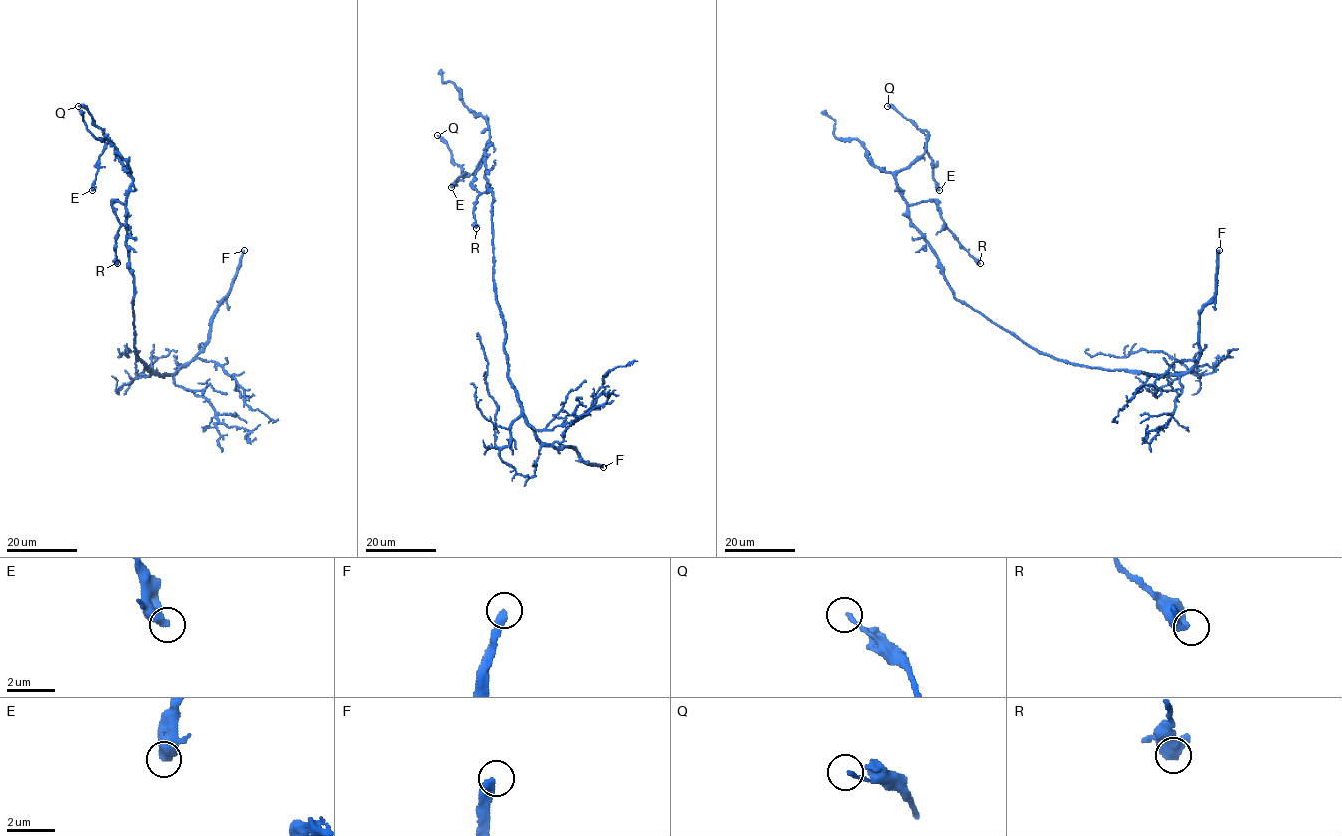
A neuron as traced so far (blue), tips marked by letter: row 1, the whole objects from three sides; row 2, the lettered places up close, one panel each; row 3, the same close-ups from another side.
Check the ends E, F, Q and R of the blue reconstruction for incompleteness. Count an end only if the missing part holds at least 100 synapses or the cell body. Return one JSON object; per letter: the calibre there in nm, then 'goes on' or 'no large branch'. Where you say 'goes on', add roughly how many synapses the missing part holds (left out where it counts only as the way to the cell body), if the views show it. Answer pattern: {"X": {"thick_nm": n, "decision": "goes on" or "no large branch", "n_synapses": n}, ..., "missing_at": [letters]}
{"E": {"thick_nm": 500, "decision": "no large branch"}, "F": {"thick_nm": 400, "decision": "goes on", "n_synapses": 200}, "Q": {"thick_nm": 160, "decision": "no large branch"}, "R": {"thick_nm": 400, "decision": "no large branch"}, "missing_at": ["F"]}

